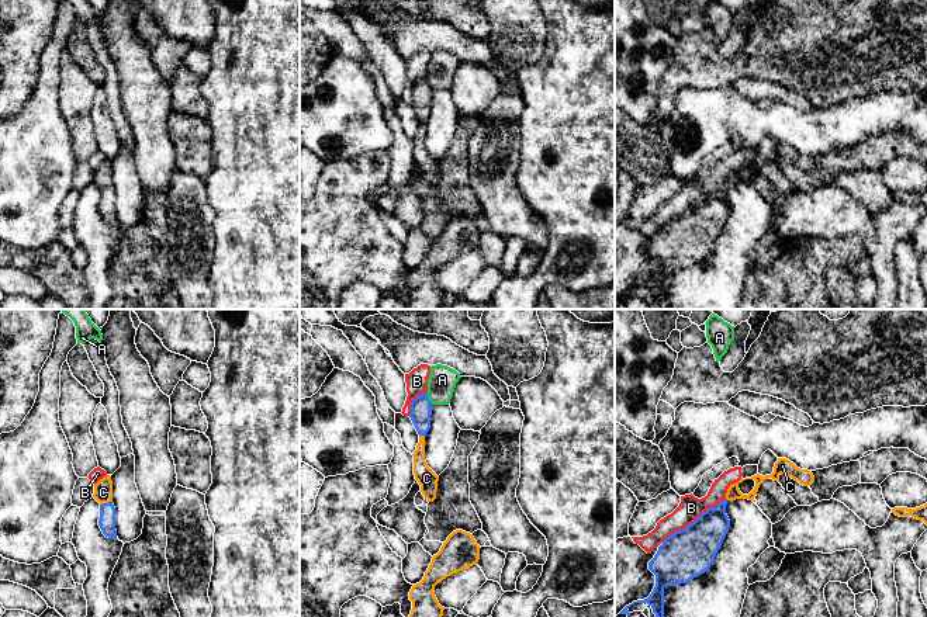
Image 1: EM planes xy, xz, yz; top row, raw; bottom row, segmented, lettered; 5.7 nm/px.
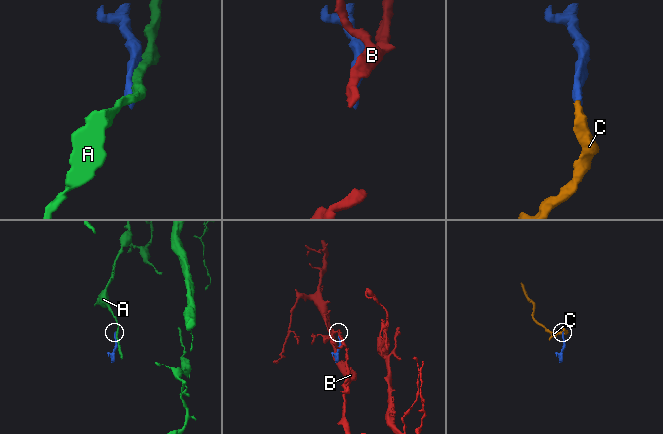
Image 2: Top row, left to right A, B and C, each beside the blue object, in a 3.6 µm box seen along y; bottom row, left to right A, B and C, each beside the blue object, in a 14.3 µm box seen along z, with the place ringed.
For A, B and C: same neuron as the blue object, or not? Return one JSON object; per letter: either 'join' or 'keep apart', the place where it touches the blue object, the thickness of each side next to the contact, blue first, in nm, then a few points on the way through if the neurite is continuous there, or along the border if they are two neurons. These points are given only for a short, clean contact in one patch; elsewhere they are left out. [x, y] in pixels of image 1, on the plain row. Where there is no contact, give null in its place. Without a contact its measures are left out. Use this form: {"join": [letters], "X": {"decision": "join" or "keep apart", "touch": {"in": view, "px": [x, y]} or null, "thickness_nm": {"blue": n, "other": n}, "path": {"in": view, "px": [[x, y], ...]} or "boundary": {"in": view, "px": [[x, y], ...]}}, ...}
{"join": ["C"], "A": {"decision": "keep apart", "touch": {"in": "xz", "px": [428, 83]}, "thickness_nm": {"blue": 130, "other": 160}}, "B": {"decision": "keep apart", "touch": {"in": "yz", "px": [695, 205]}, "thickness_nm": {"blue": 280, "other": 140}}, "C": {"decision": "join", "touch": {"in": "xy", "px": [106, 189]}, "thickness_nm": {"blue": 100, "other": 110}, "path": {"in": "xy", "px": [[107, 197], [106, 189], [103, 174]]}}}

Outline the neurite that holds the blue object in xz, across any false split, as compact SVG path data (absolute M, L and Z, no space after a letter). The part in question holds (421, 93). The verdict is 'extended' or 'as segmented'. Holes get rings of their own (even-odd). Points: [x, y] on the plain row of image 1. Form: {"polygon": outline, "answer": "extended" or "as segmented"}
{"polygon": "M428 77L418 80L411 87L411 105L419 119L419 128L414 136L414 160L421 170L421 177L428 187L436 184L439 162L428 152L425 146L425 121L430 114L430 100L433 89L428 83Z", "answer": "extended"}

